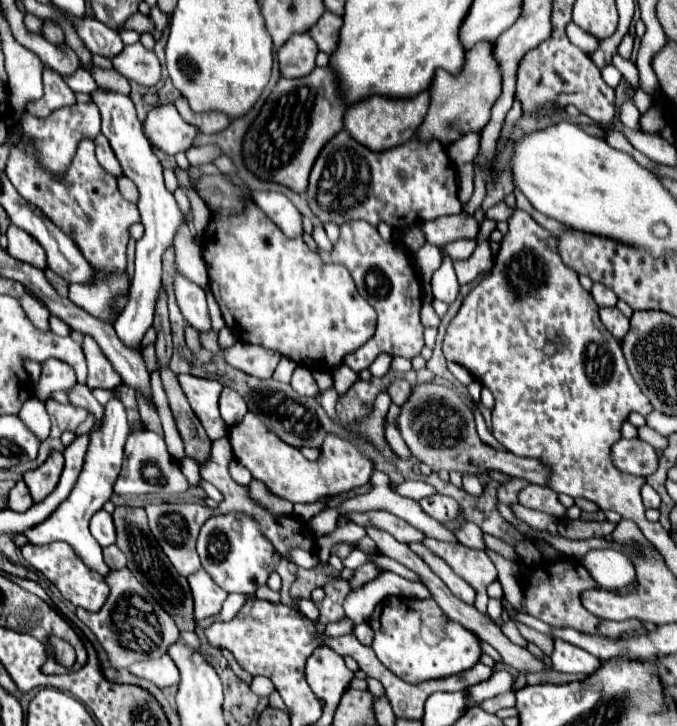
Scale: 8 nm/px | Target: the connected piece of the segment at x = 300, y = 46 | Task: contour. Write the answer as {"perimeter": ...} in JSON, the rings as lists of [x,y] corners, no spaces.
{"perimeter":[[[294,34],[282,50],[278,50],[278,62],[284,78],[302,78],[316,68],[318,46],[310,34]]]}

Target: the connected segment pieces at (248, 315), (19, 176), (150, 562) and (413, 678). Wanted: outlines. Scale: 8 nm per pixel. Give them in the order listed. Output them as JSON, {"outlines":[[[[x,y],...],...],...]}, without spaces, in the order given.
{"outlines":[[[[252,200],[246,202],[244,210],[238,214],[222,216],[218,212],[210,212],[200,246],[210,290],[222,310],[226,326],[234,332],[238,342],[278,350],[296,364],[336,370],[344,362],[346,354],[358,350],[374,336],[376,312],[358,294],[350,272],[342,264],[324,264],[322,258],[308,248],[302,236],[284,236],[284,232]]],[[[82,138],[76,154],[62,174],[52,174],[40,162],[26,154],[26,146],[10,148],[6,162],[6,176],[18,194],[32,206],[40,208],[82,252],[82,256],[98,272],[124,274],[126,270],[126,244],[130,240],[130,226],[140,222],[136,204],[128,202],[120,192],[116,178],[110,176],[94,156],[94,142]]],[[[120,506],[120,508],[114,510],[112,516],[114,516],[114,524],[116,524],[116,536],[118,536],[116,546],[126,554],[128,570],[136,574],[136,578],[152,594],[152,598],[174,618],[180,632],[184,632],[184,630],[194,632],[194,614],[192,614],[194,608],[192,608],[192,594],[190,594],[188,580],[174,570],[170,560],[162,552],[160,544],[152,536],[152,532],[148,528],[144,508],[140,508],[140,506]]],[[[400,598],[400,606],[380,604],[370,618],[370,626],[376,634],[372,648],[378,660],[410,684],[466,672],[478,664],[482,656],[480,640],[468,630],[462,630],[458,622],[450,622],[434,600]]]]}

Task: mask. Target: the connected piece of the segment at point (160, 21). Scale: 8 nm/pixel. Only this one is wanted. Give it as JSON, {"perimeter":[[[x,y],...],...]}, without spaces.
{"perimeter":[[[154,6],[152,10],[150,10],[150,20],[154,22],[154,30],[152,30],[152,36],[154,36],[154,40],[160,40],[160,36],[162,36],[162,32],[164,32],[164,28],[168,26],[168,18],[158,10],[158,6]]]}

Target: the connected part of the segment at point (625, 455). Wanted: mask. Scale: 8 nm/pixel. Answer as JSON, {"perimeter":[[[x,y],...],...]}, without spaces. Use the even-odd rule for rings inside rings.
{"perimeter":[[[640,438],[618,440],[612,446],[612,460],[620,470],[630,472],[634,476],[642,476],[642,478],[646,478],[658,470],[656,450]]]}

